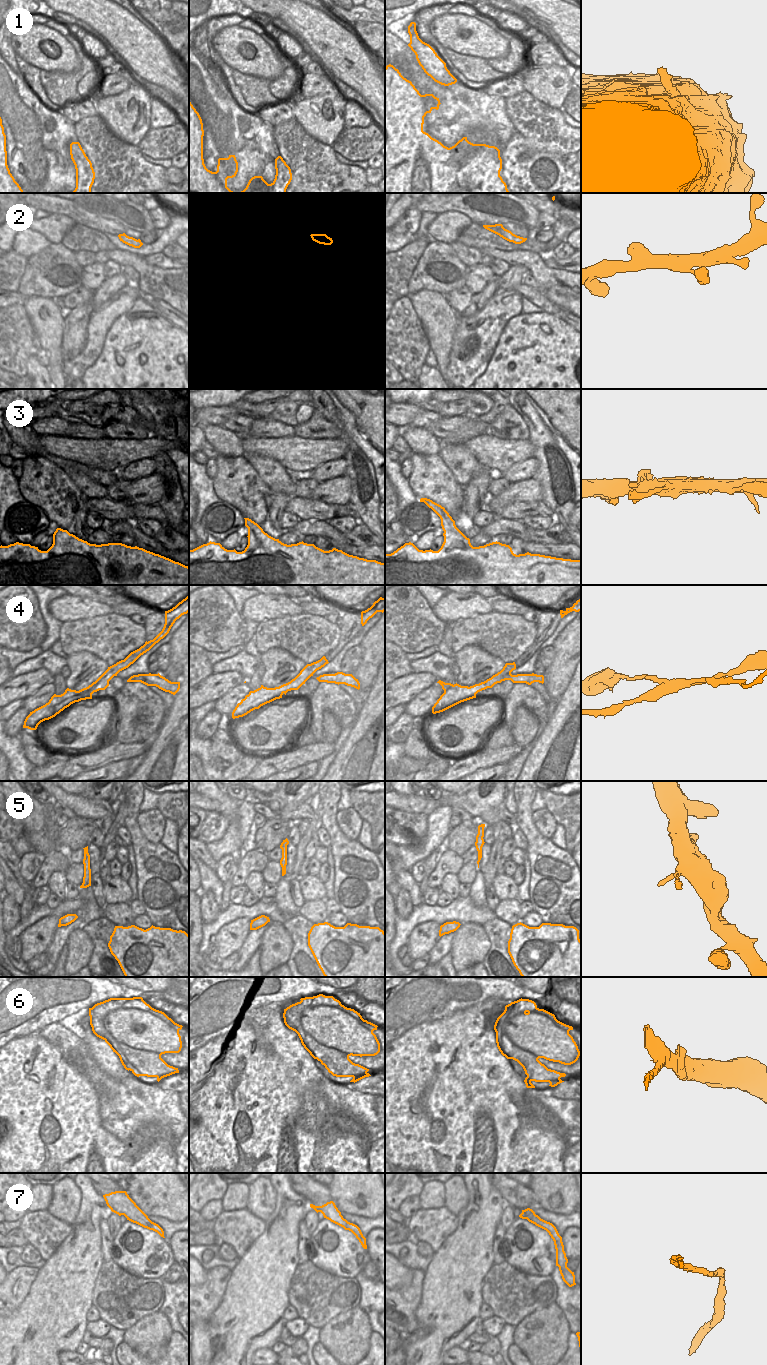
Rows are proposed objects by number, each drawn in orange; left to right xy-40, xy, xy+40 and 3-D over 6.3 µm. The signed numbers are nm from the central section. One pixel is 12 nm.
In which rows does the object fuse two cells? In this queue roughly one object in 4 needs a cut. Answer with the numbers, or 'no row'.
4

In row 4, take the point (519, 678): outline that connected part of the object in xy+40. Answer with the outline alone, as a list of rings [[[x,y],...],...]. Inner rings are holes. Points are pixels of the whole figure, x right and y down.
[[[517,674],[517,675],[507,675],[503,678],[503,681],[511,680],[513,683],[526,683],[531,685],[534,682],[544,683],[544,676],[537,674]]]

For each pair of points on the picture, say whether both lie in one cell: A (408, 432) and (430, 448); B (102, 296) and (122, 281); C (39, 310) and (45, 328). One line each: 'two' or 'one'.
A: one
B: one
C: one

